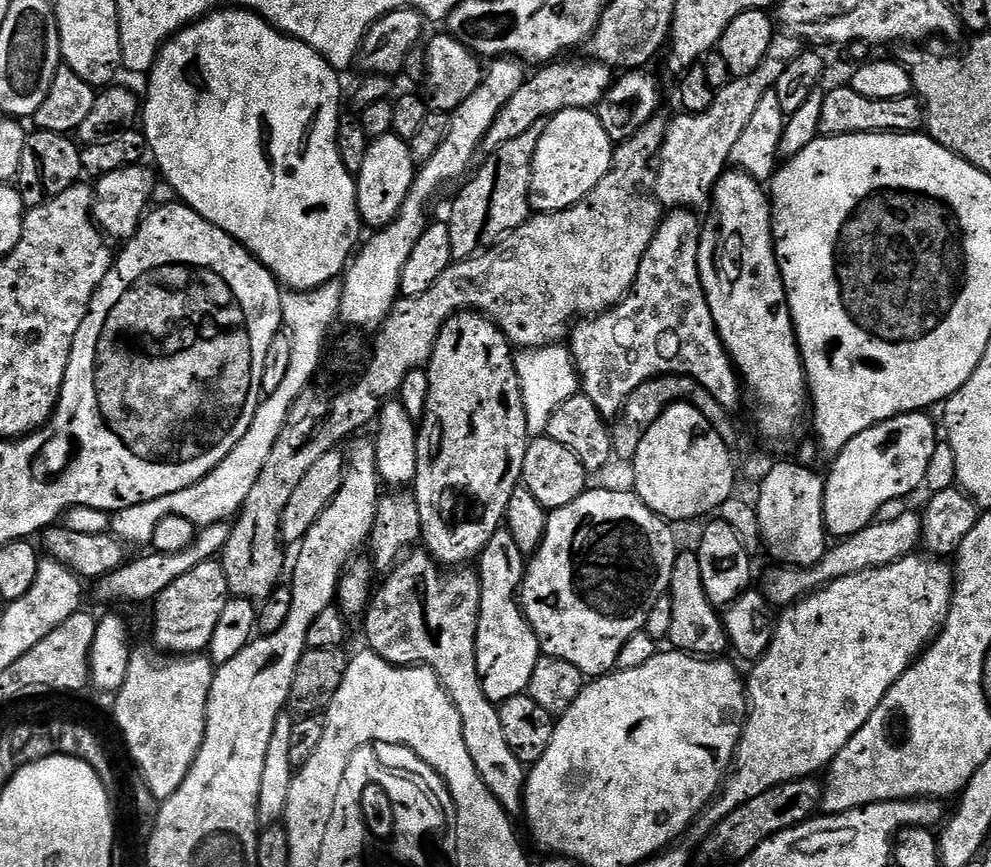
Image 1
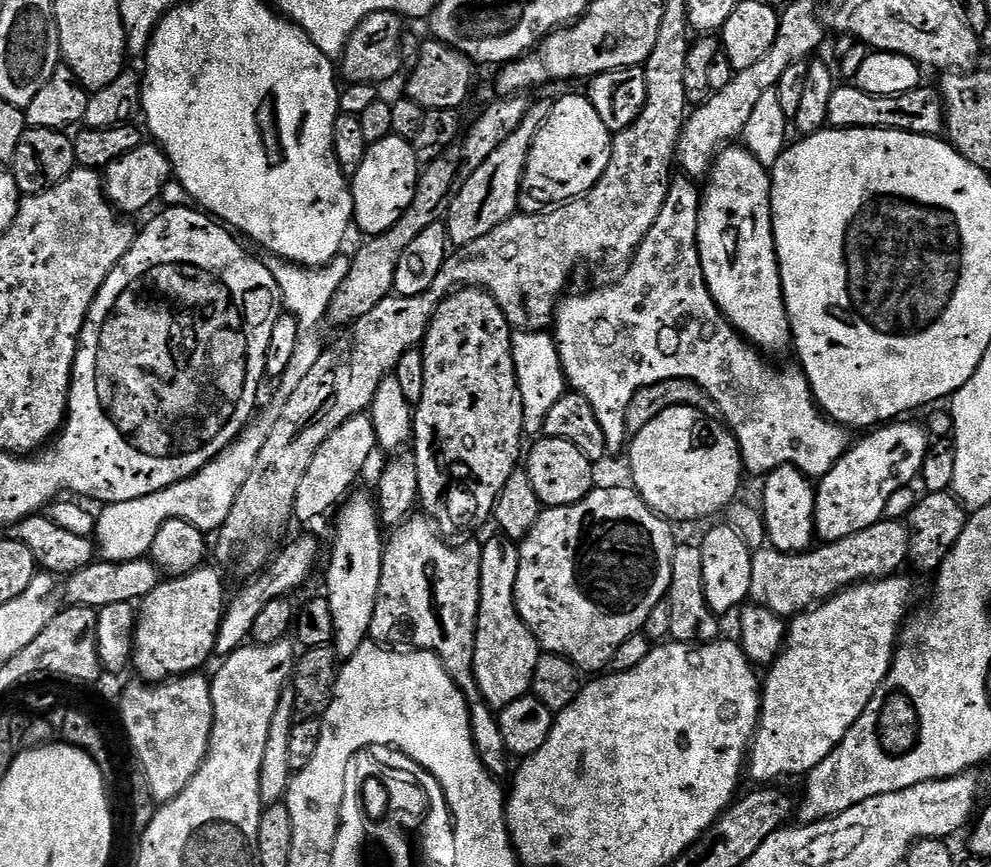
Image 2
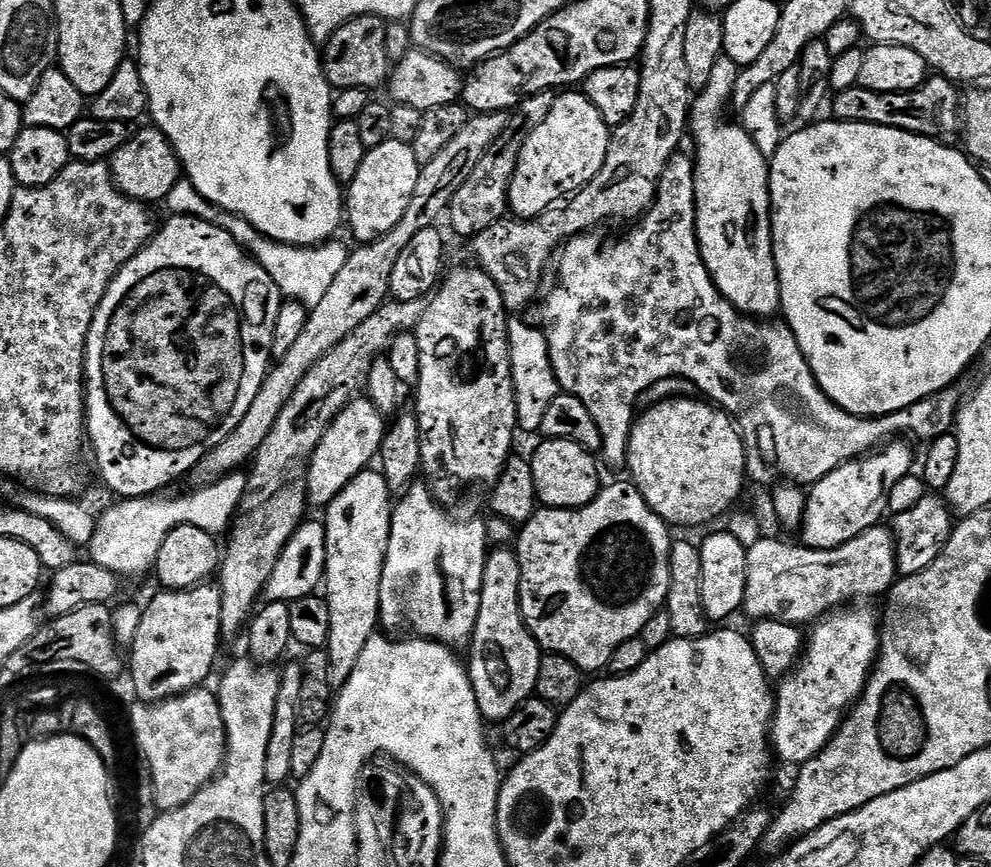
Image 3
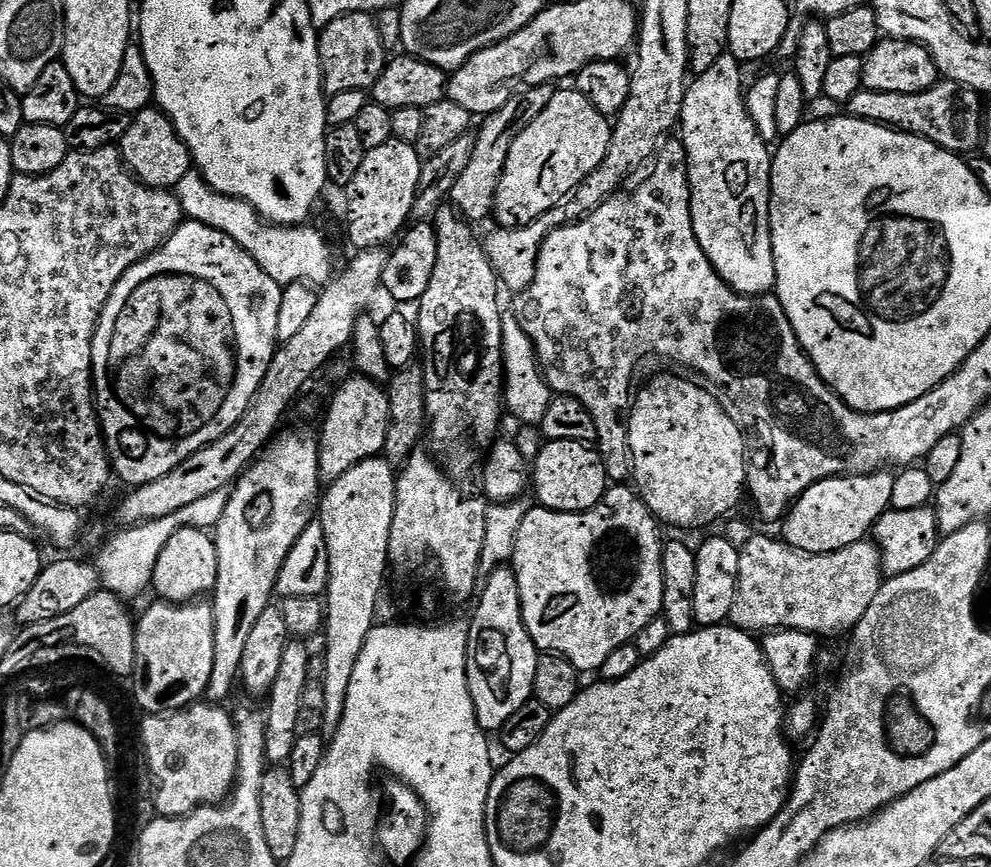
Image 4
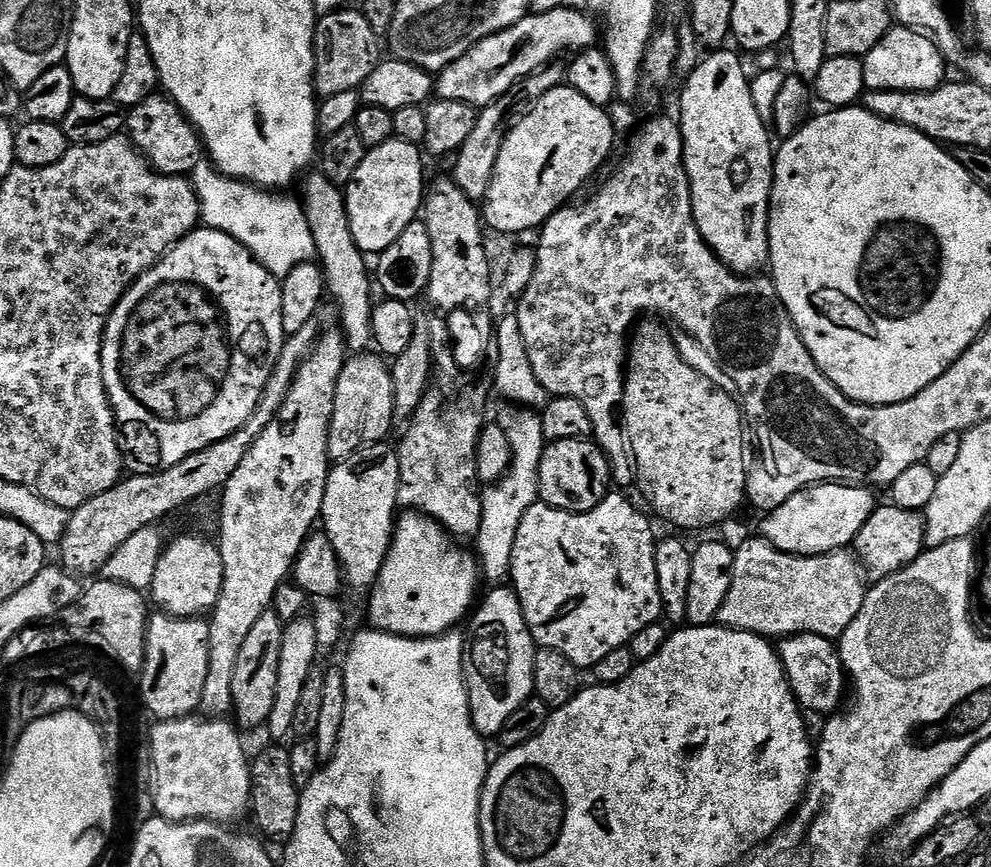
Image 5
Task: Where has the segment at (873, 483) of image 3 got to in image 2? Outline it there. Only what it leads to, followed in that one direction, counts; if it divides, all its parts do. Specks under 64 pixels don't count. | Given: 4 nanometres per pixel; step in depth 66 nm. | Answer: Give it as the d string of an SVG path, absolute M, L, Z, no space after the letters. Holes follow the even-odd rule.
M888 422L875 430L869 431L861 444L853 443L844 457L824 476L819 477L816 491L815 535L821 541L831 542L850 538L850 534L858 534L858 530L866 530L879 520L885 519L890 498L899 488L909 487L920 475L924 459L930 447L930 436L923 427L916 424L900 424L904 422Z

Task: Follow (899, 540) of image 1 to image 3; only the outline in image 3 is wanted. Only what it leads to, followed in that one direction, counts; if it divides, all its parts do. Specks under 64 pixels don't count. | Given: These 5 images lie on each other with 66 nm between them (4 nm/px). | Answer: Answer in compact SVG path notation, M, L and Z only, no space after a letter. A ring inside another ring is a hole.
M877 526L850 538L837 548L806 548L803 543L787 544L784 540L761 538L748 549L746 558L746 598L743 615L752 616L753 621L777 620L797 626L808 626L853 602L864 602L867 596L883 597L896 583L896 543L887 527Z

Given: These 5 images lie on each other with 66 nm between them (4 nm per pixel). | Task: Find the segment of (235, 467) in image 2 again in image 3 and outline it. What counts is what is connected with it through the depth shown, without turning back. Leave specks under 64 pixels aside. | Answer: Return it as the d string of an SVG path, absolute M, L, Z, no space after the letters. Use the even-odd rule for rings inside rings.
M237 470L226 474L221 480L213 480L211 484L196 486L193 492L185 496L156 494L117 499L117 504L99 513L94 538L90 538L86 546L87 555L93 564L121 577L140 576L143 572L151 573L155 569L158 550L162 550L166 534L170 534L170 530L180 524L198 526L198 530L213 534L227 533L233 523L232 515L236 507L243 502L244 492L249 491L248 476L242 473Z

